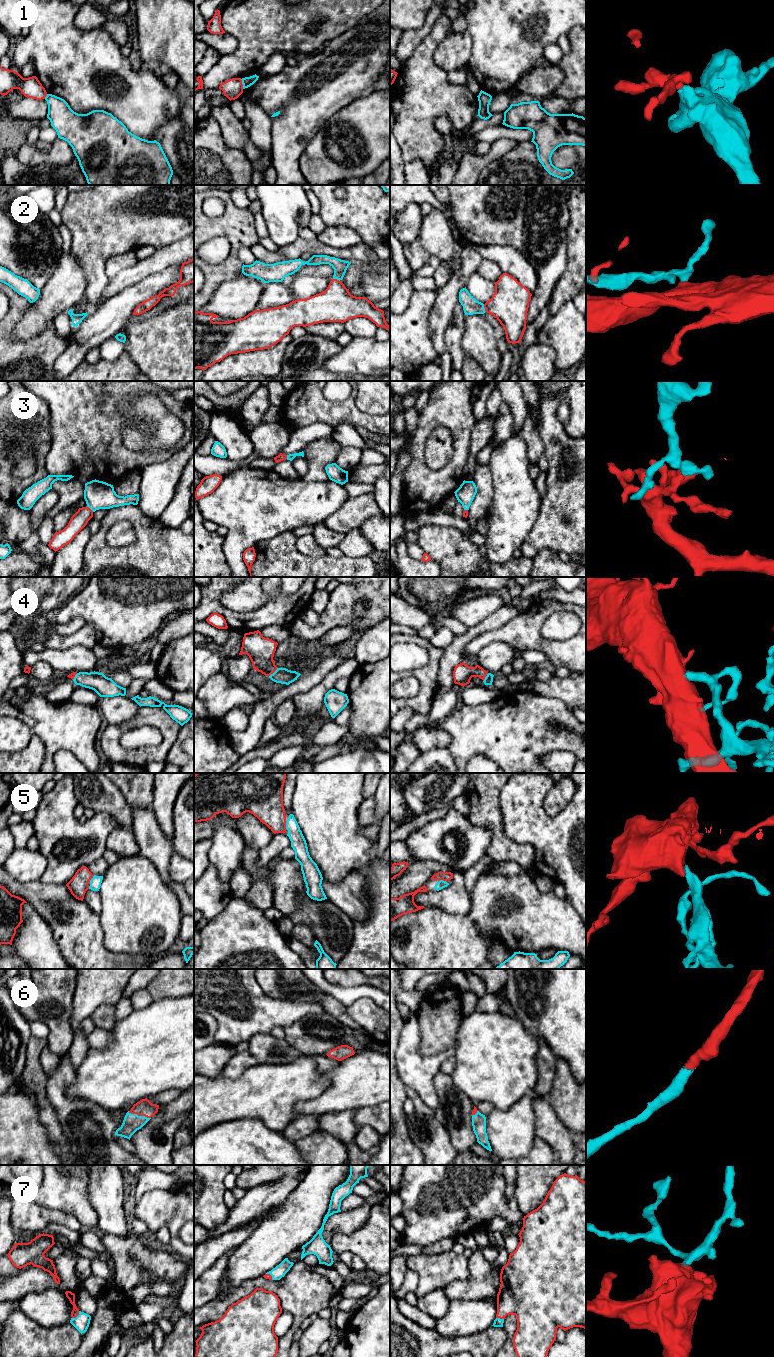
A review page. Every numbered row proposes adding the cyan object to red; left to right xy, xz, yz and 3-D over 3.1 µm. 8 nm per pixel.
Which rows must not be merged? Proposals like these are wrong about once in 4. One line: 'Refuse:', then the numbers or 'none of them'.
Refuse: 1

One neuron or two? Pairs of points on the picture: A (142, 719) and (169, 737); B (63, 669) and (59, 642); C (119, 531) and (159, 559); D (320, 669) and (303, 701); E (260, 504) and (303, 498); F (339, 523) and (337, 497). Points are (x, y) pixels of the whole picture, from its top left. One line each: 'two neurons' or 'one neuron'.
A: one neuron
B: two neurons
C: two neurons
D: two neurons
E: one neuron
F: two neurons

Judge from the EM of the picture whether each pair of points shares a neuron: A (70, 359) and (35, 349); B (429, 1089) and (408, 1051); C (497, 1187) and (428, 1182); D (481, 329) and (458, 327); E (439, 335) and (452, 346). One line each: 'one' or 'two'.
A: two
B: one
C: one
D: two
E: two

